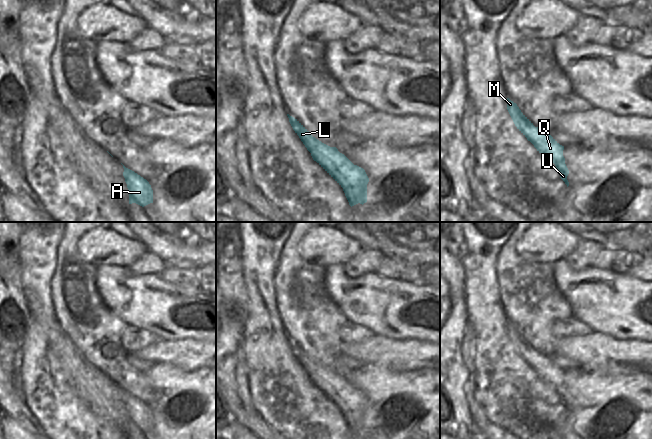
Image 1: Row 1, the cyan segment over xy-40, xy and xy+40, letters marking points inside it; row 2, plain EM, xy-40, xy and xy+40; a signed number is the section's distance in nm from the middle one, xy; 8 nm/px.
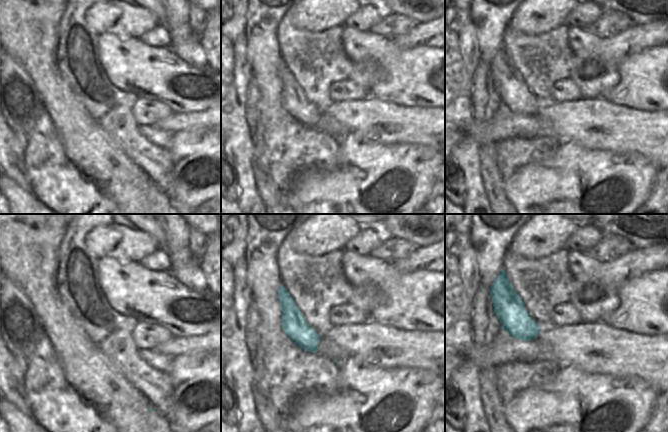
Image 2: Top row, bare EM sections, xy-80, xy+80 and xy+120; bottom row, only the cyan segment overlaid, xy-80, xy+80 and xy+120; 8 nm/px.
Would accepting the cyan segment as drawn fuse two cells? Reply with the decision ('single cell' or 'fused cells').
fused cells

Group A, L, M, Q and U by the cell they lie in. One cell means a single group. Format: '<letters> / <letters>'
A Q U / L M

